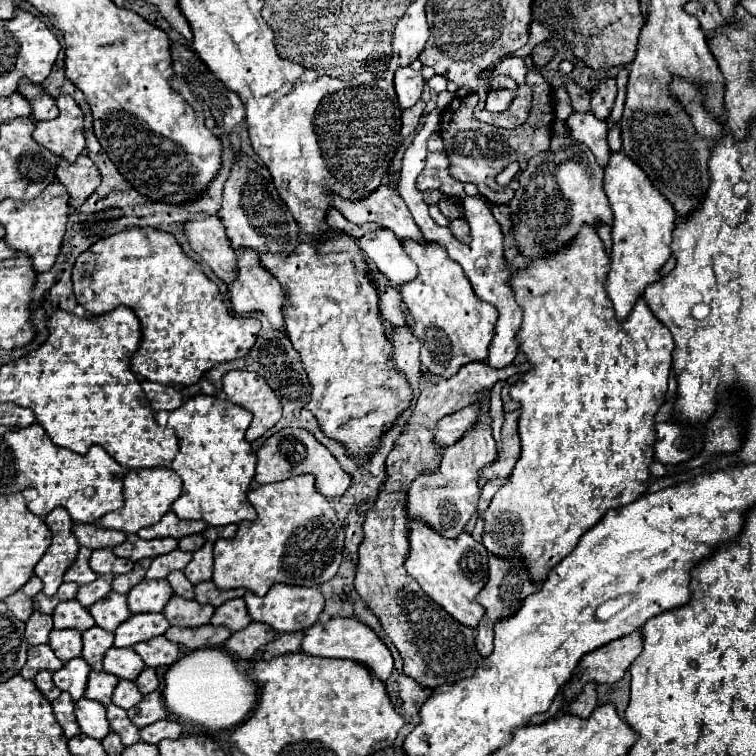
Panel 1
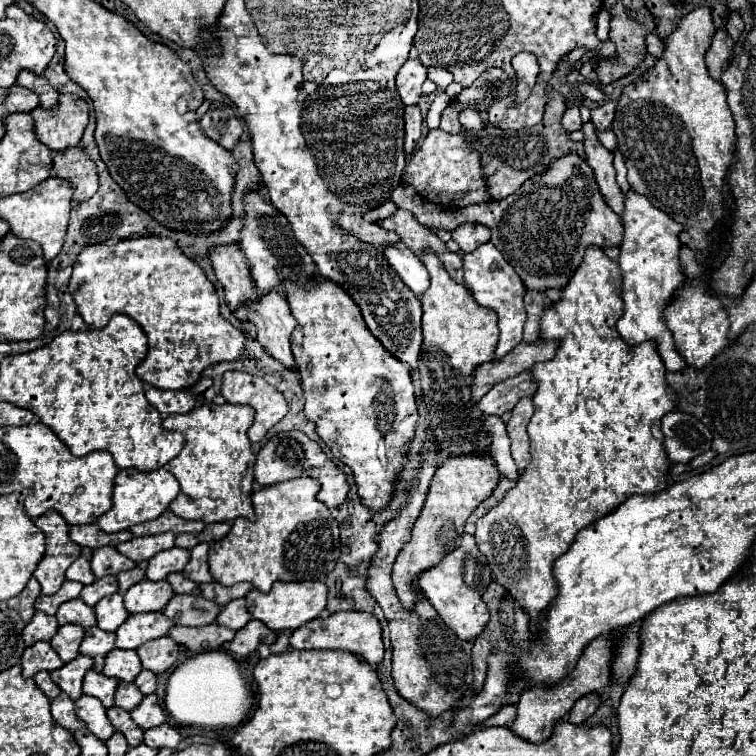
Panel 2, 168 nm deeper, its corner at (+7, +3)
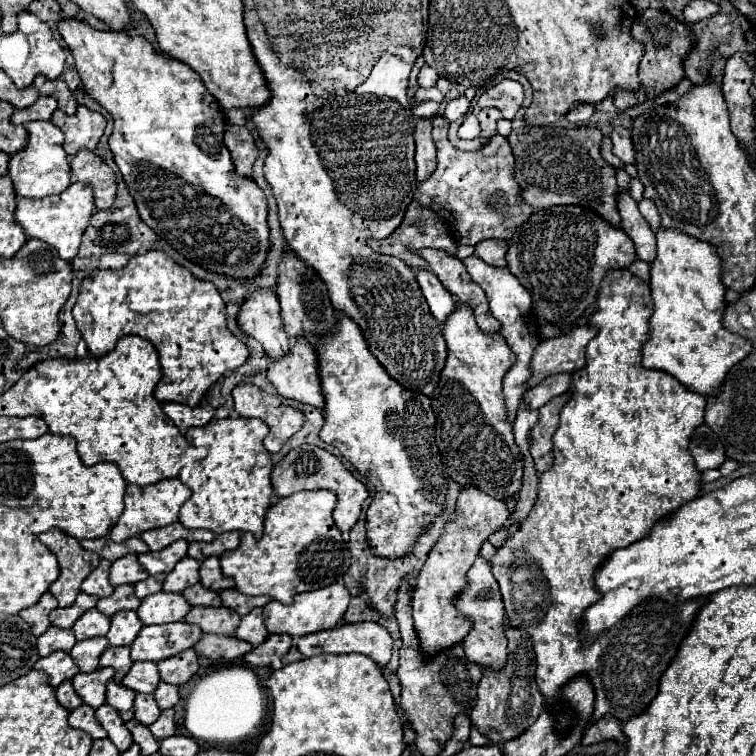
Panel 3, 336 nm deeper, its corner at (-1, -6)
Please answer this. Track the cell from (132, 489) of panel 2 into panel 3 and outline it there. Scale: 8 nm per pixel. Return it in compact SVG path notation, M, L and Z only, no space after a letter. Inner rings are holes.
M168 478L168 480L160 480L156 484L150 484L150 486L134 486L130 484L126 488L126 496L124 496L124 512L122 516L118 518L118 522L114 524L112 532L110 532L110 538L114 542L124 542L132 536L138 536L146 530L152 530L152 528L162 528L162 526L168 526L172 522L178 520L178 510L180 506L190 498L190 490L178 480L178 478Z

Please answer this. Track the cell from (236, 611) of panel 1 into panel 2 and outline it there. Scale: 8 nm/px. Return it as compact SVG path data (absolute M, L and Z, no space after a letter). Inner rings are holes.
M234 599L228 605L224 605L224 609L220 611L220 617L216 619L216 623L222 625L222 627L228 627L232 631L238 631L250 619L252 619L252 615L246 609L246 601L244 599Z

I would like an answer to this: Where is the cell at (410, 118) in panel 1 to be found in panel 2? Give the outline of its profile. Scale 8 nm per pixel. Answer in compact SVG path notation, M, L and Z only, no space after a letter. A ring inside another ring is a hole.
M410 105L404 109L404 121L406 121L406 141L404 141L404 151L410 155L416 145L418 139L422 135L422 113L418 107Z

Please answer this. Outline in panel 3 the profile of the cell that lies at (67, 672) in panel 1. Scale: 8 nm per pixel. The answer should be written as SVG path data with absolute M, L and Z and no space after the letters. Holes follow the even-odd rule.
M98 668L90 674L76 674L76 678L72 678L72 686L76 690L76 694L82 698L84 704L88 704L90 708L98 708L104 704L104 696L106 696L106 682L114 676L112 668Z

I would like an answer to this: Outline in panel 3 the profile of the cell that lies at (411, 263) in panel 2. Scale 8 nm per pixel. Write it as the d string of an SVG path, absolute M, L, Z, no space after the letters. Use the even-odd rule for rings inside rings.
M418 268L416 280L418 280L420 290L430 306L430 312L434 314L436 320L442 322L454 310L456 300L452 298L452 294L448 294L448 290L444 290L444 286L440 286L440 282L436 282L436 276L430 270Z

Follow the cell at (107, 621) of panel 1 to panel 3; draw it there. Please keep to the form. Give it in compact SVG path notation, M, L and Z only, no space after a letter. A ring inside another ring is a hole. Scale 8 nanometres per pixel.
M122 610L122 612L116 612L112 616L112 624L110 624L110 630L108 630L106 638L108 638L110 646L128 646L138 636L142 626L144 624L136 616L136 612Z

